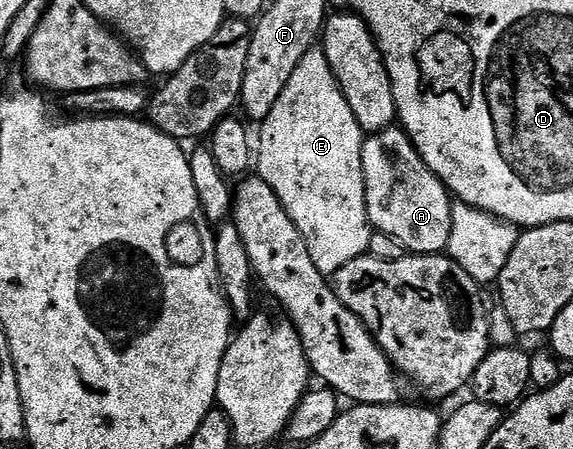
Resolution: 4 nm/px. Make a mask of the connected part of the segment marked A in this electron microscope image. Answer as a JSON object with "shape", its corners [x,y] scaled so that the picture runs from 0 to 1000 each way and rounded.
{"shape":[[[702,285],[667,290],[634,318],[640,479],[656,514],[689,530],[717,566],[770,566],[787,523],[789,434],[735,356],[717,305]]]}

